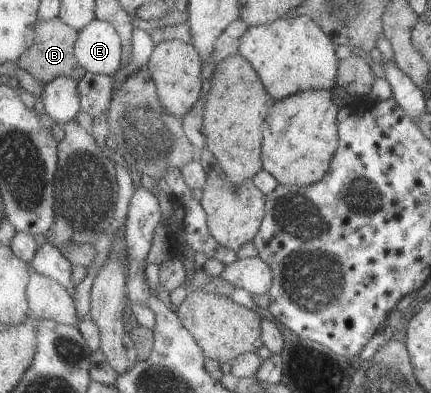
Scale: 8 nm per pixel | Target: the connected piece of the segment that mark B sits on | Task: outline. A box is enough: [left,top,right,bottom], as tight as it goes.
[18,16,87,84]

